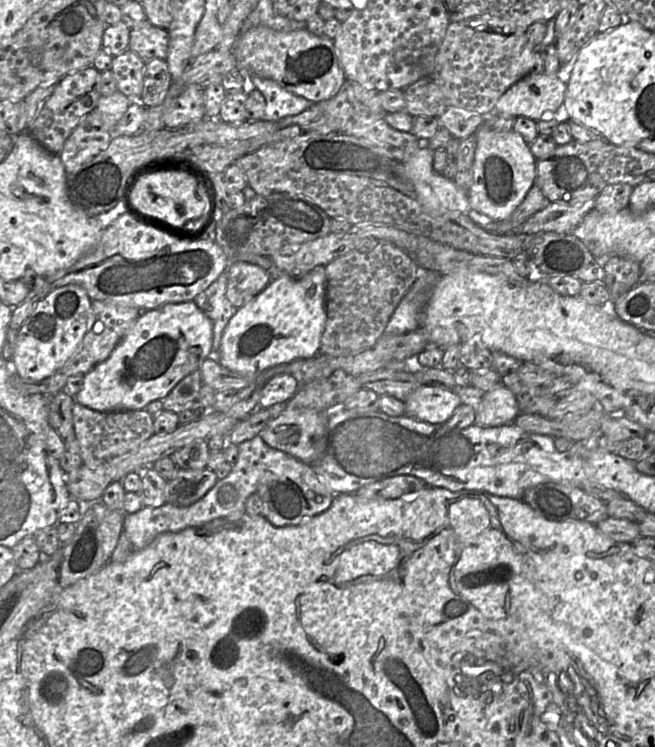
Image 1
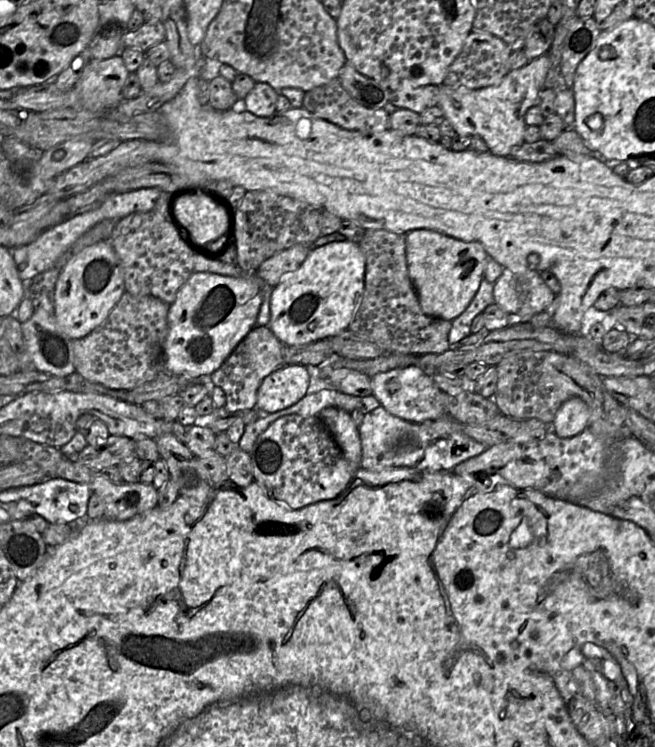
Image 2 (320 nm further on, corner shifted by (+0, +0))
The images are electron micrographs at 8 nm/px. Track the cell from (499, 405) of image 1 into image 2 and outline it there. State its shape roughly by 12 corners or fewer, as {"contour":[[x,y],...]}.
{"contour":[[417,366],[371,377],[372,396],[412,423],[446,414],[447,393]]}

